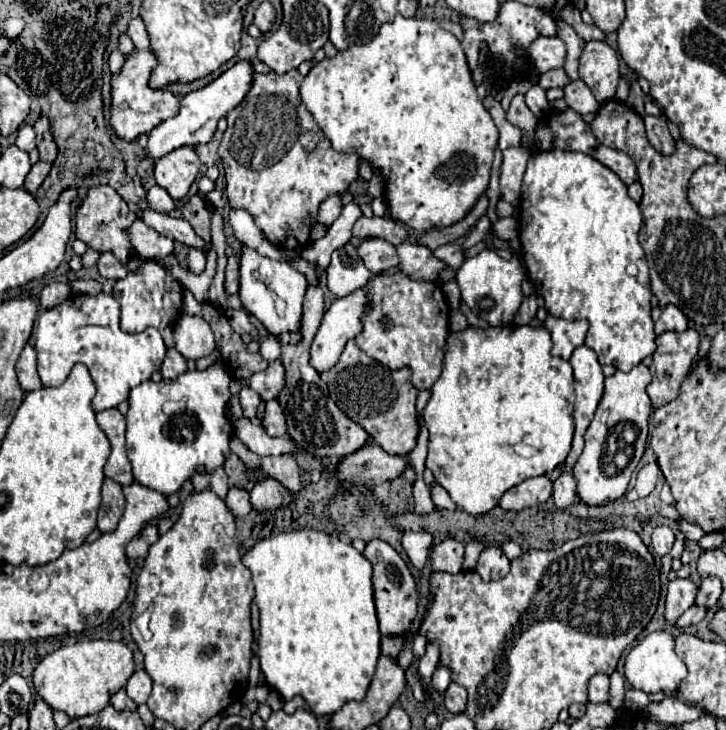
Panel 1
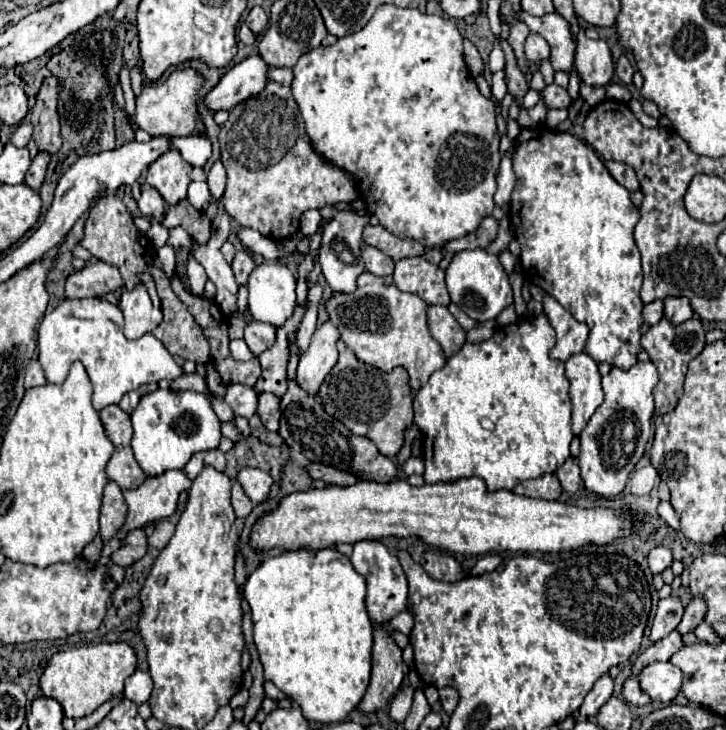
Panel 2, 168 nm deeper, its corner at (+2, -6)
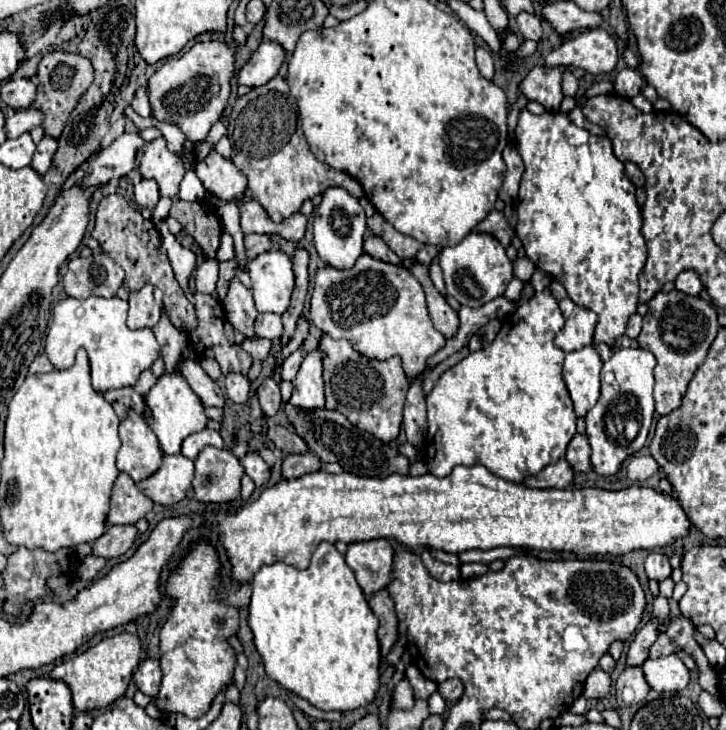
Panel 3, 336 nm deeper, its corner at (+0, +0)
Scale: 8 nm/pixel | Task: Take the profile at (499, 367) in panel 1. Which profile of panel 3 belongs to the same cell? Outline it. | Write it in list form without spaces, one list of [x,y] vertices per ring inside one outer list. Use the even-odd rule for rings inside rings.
[[[548,290],[534,294],[524,302],[514,318],[504,320],[502,330],[492,344],[468,354],[462,362],[448,368],[426,396],[428,404],[428,436],[426,436],[426,466],[434,476],[448,476],[458,464],[482,464],[492,474],[524,482],[526,472],[538,474],[546,464],[552,464],[566,454],[566,446],[576,434],[576,414],[568,388],[562,378],[564,352],[554,346],[554,336],[562,330],[564,318],[558,302]]]

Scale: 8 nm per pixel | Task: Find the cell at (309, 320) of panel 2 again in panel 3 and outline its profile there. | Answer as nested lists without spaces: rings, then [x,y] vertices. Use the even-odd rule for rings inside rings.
[[[300,346],[296,352],[292,352],[284,364],[282,364],[282,380],[294,380],[294,376],[298,374],[298,368],[304,360],[304,346]]]

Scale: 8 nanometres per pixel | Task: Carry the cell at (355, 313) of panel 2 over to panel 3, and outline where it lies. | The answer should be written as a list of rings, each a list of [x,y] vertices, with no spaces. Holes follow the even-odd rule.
[[[362,254],[350,270],[326,266],[316,272],[310,318],[332,338],[346,338],[366,358],[400,356],[410,380],[422,374],[428,358],[446,344],[444,336],[432,326],[420,282],[406,268],[374,260],[368,254]]]

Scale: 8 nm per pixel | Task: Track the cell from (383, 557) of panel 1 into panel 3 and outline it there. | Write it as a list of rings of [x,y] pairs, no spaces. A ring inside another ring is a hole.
[[[386,538],[354,542],[346,552],[348,566],[356,572],[356,580],[366,596],[388,588],[394,570],[394,550]]]

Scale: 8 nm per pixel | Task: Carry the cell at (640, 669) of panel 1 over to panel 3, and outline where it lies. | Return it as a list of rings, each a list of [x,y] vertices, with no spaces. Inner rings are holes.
[[[664,656],[658,660],[644,662],[644,676],[656,692],[680,692],[688,686],[690,672],[684,662],[676,656]]]

